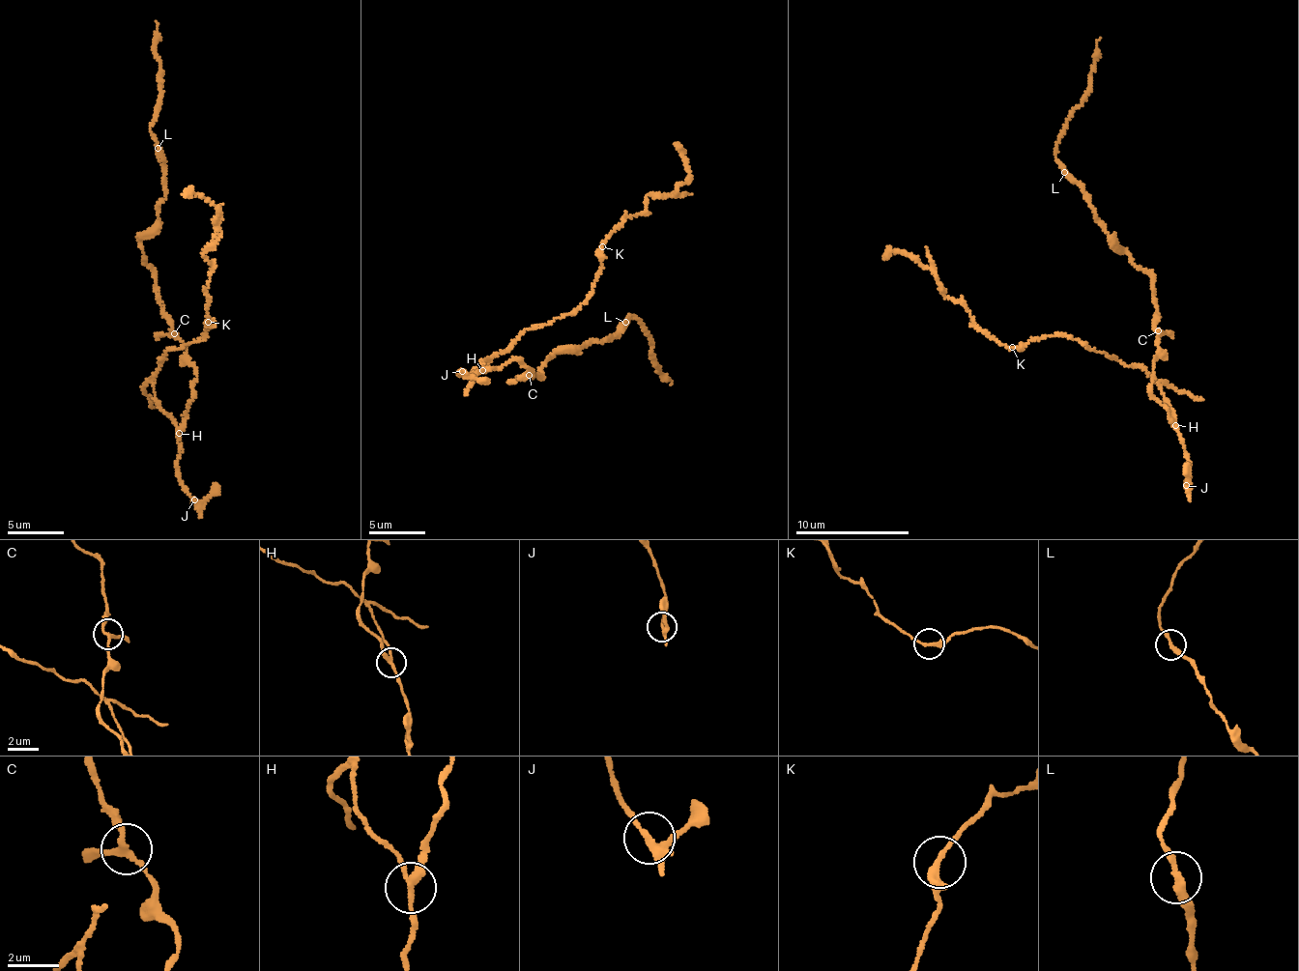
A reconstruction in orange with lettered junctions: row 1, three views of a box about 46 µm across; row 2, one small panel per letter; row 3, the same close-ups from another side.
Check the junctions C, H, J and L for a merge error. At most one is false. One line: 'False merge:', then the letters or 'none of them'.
False merge: H

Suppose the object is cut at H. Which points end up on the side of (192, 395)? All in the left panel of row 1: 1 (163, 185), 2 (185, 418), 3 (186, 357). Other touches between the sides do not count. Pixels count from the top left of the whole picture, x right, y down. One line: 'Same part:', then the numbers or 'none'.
Same part: 1, 2, 3

